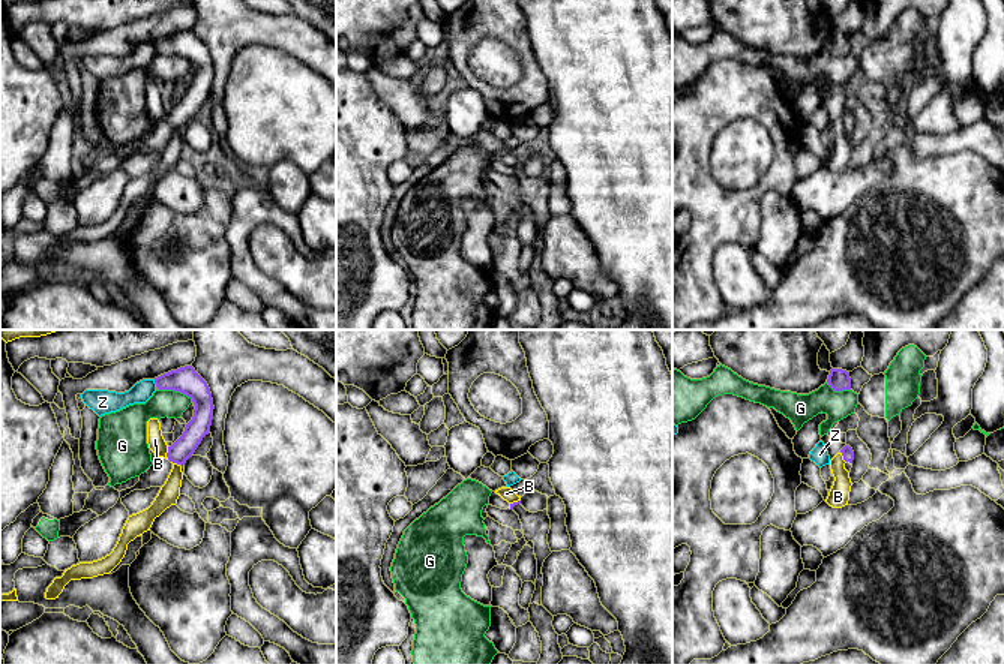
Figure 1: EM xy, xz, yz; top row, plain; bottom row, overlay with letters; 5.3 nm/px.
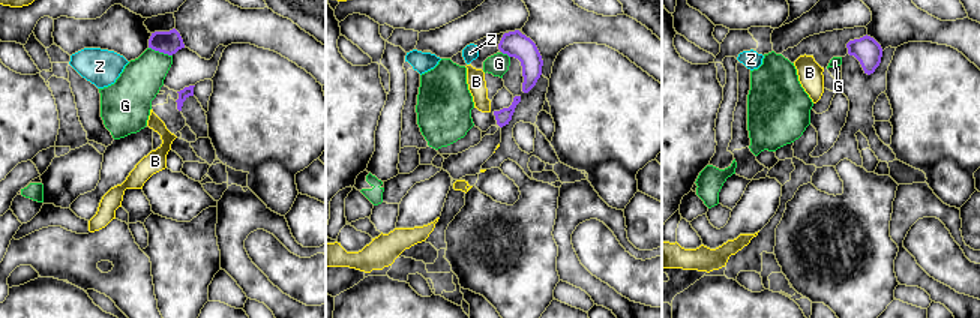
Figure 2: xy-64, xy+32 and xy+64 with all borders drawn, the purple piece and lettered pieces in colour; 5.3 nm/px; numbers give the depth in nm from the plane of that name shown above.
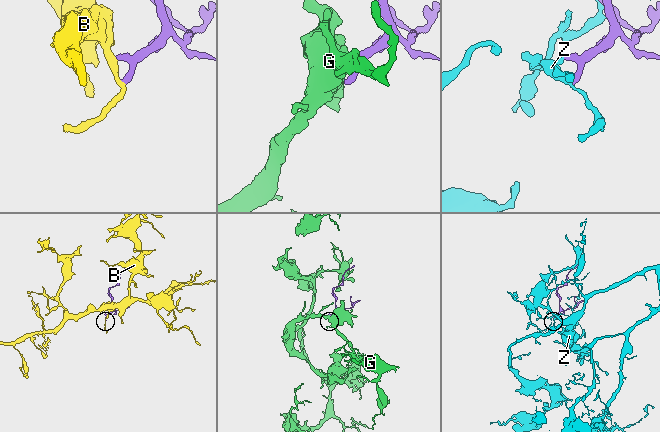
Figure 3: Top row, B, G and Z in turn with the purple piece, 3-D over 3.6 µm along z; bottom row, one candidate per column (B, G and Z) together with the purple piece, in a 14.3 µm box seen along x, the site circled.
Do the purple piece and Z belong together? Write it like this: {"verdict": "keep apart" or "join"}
{"verdict": "keep apart"}

